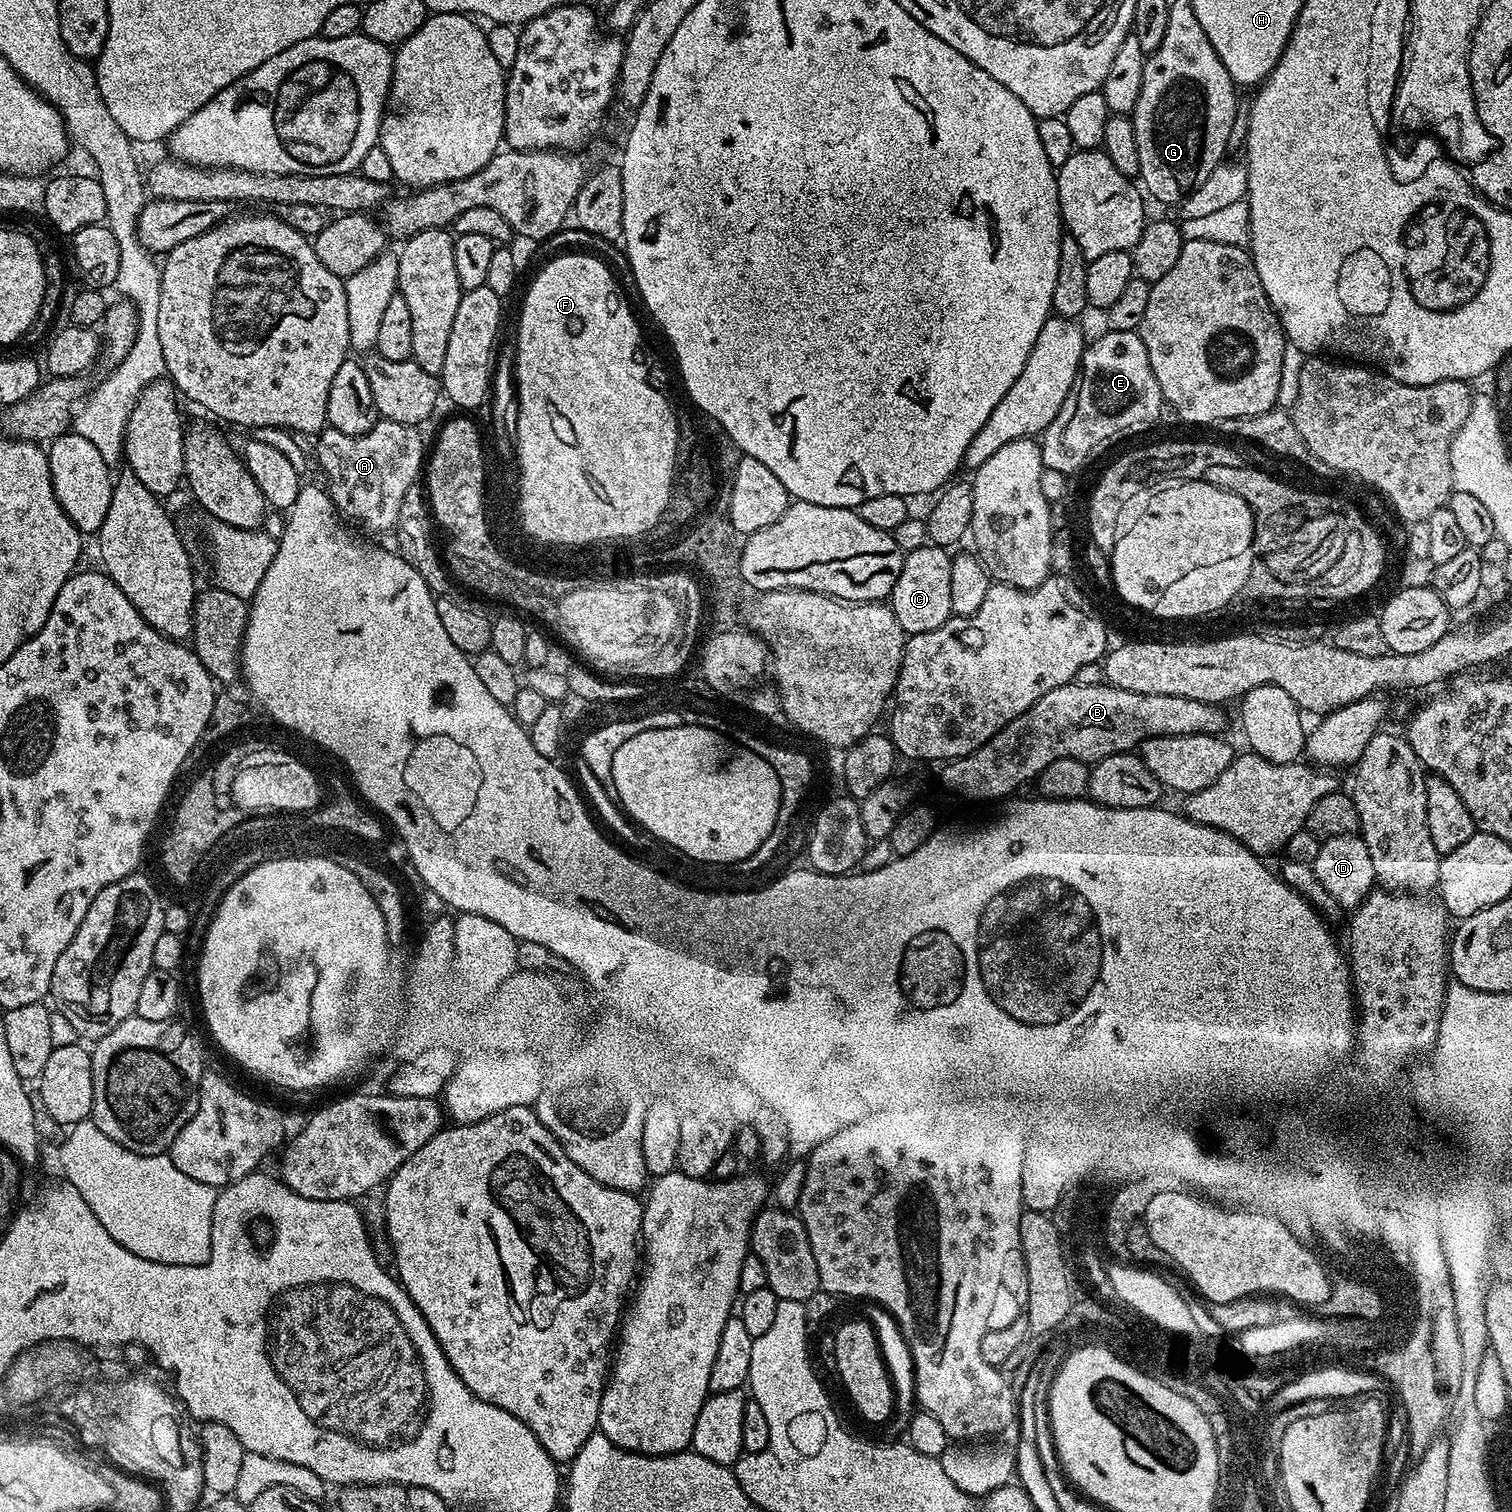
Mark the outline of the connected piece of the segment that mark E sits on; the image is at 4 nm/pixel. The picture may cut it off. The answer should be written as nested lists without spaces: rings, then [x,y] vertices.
[[[1109,331],[1104,338],[1089,343],[1084,349],[1078,378],[1074,394],[1062,402],[1058,418],[1050,422],[1039,441],[1045,468],[1065,474],[1078,471],[1095,448],[1102,447],[1119,432],[1128,432],[1139,424],[1158,419],[1160,408],[1165,407],[1139,331]]]

